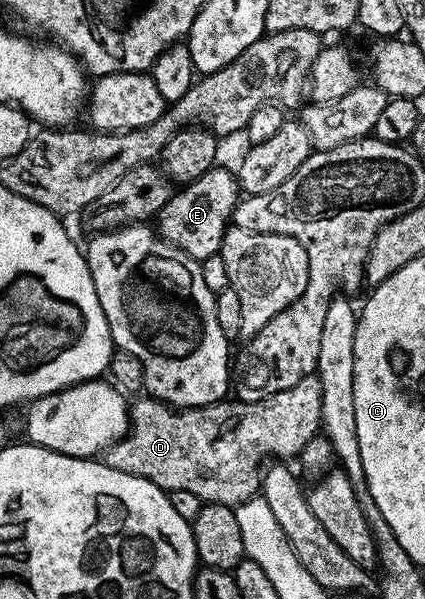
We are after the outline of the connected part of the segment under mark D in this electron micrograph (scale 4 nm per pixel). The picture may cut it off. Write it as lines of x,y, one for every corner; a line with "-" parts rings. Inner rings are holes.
315,373
303,377
303,381
291,389
283,389
251,403
222,401
206,407
174,409
152,397
144,398
132,404
129,431
120,441
106,449
103,453
104,463
111,469
119,469
119,473
143,477
166,493
175,489
195,493
202,504
218,503
234,508
254,498
261,490
261,476
266,460
272,457
277,461
289,461
292,455
293,458
300,456
307,441
318,438
321,431
323,385

